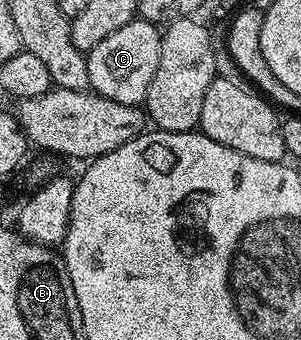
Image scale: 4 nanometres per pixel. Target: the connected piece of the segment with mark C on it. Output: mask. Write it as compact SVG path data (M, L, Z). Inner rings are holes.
M135 16L128 24L124 24L124 28L116 28L112 36L104 36L104 40L100 40L100 44L93 46L86 54L90 90L108 100L116 100L116 104L142 106L148 96L148 88L152 84L152 76L156 76L156 68L160 64L161 43L159 27L141 16Z

